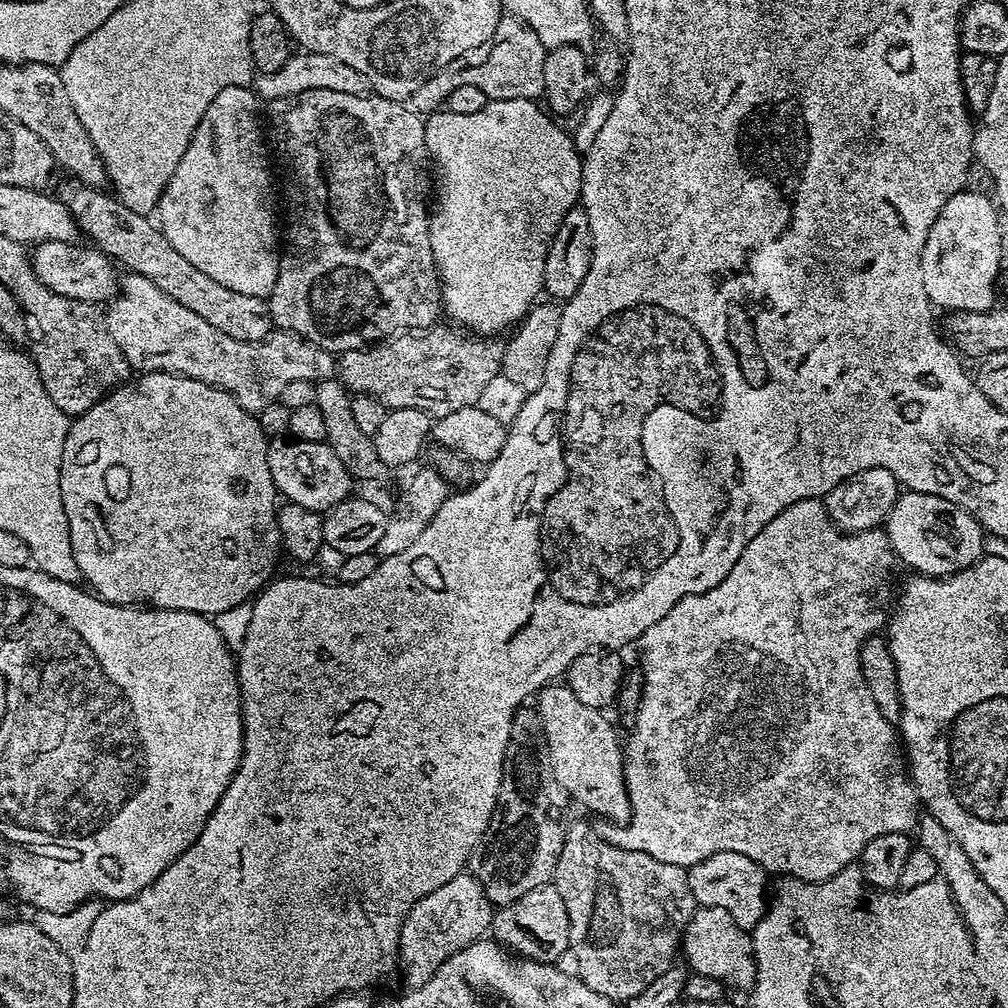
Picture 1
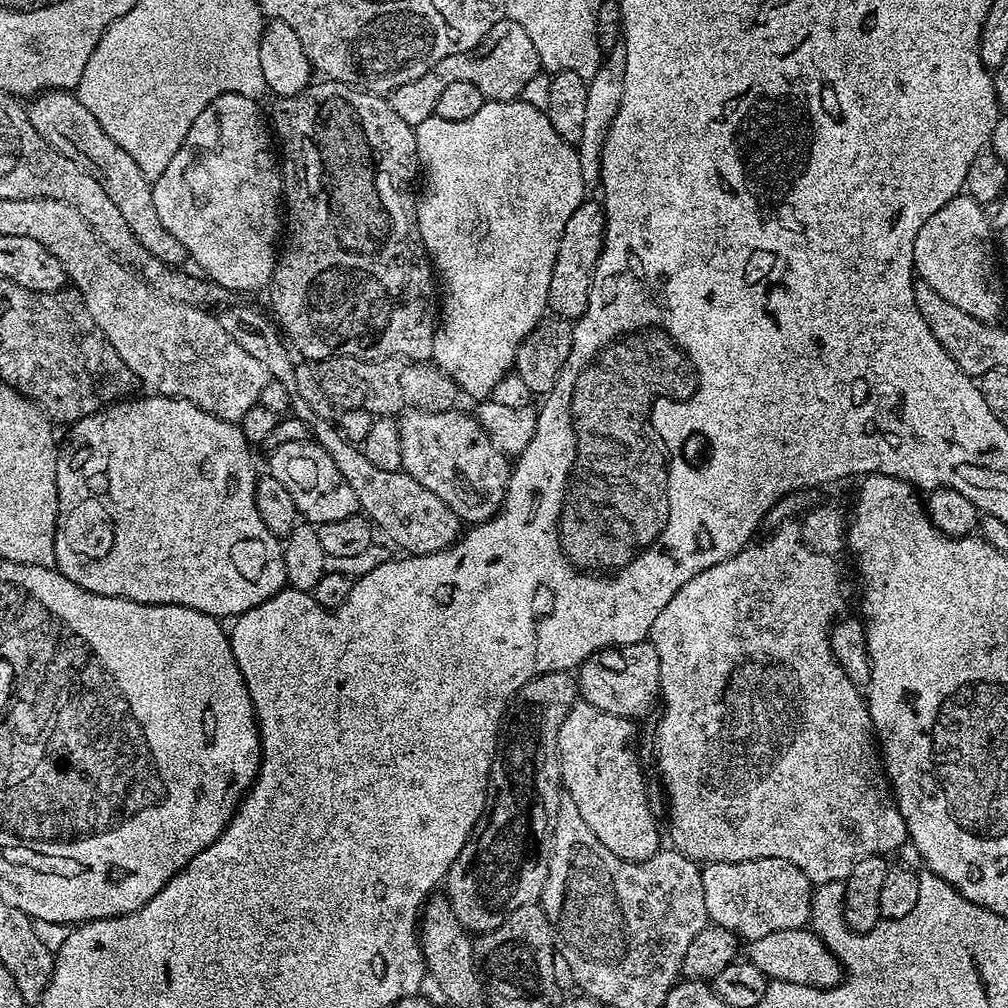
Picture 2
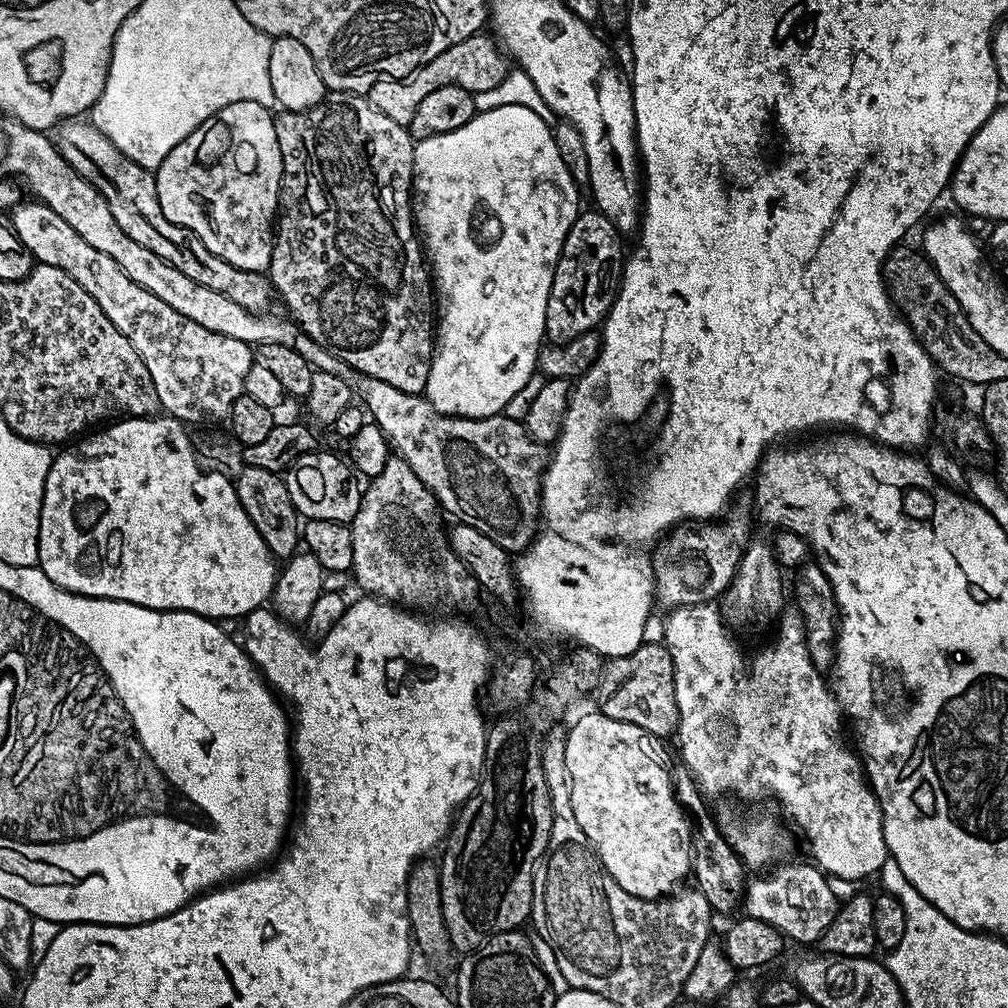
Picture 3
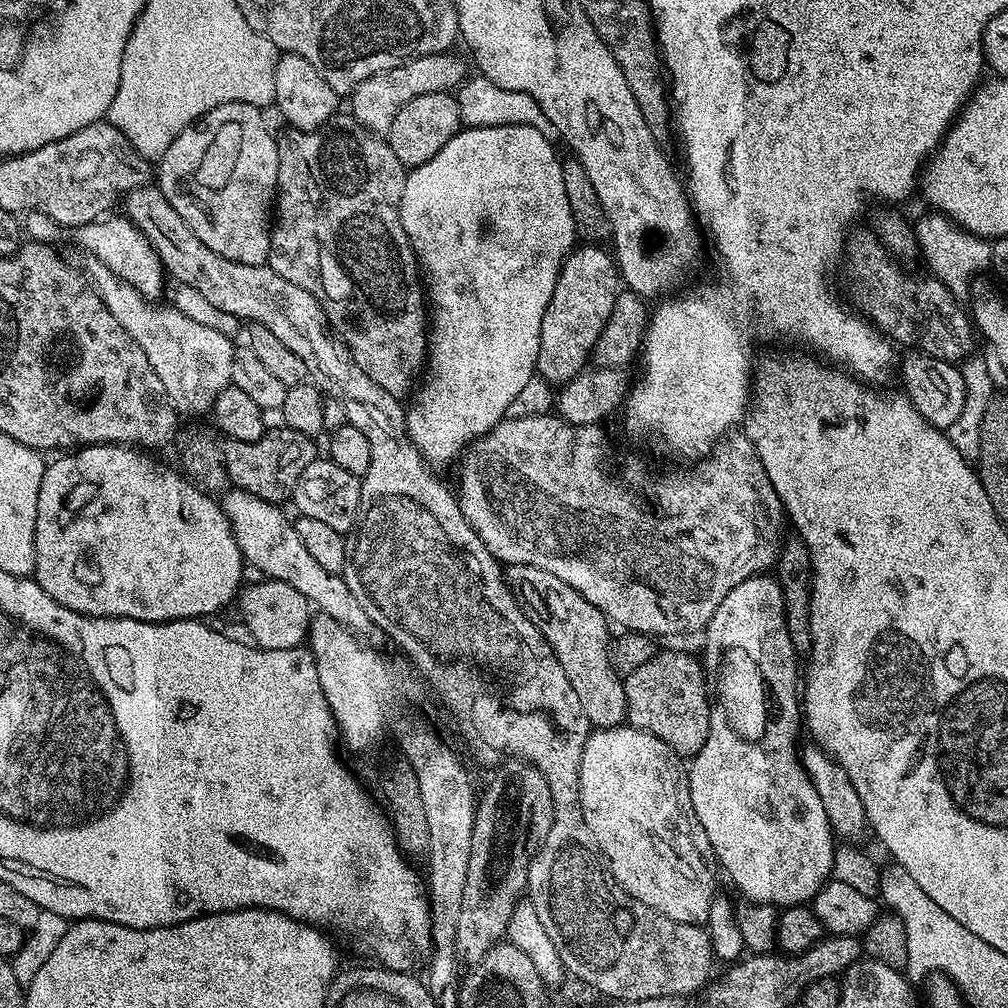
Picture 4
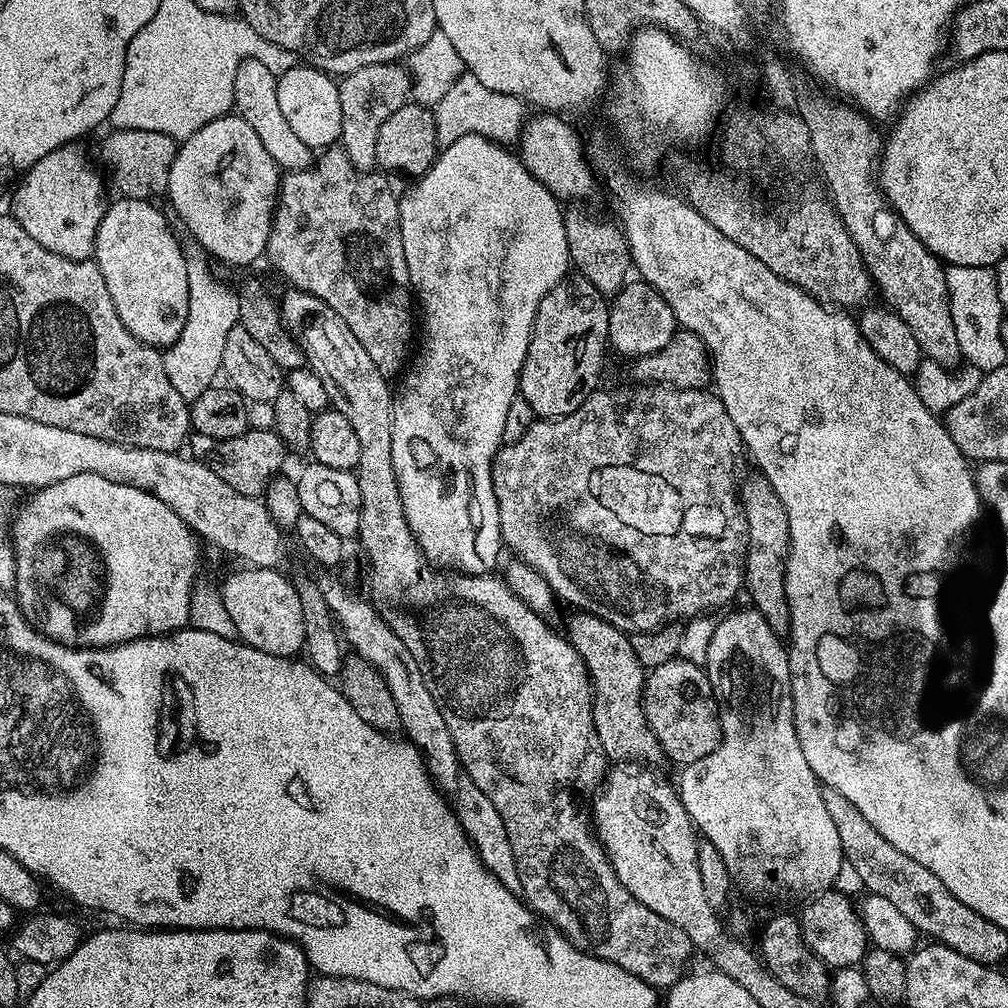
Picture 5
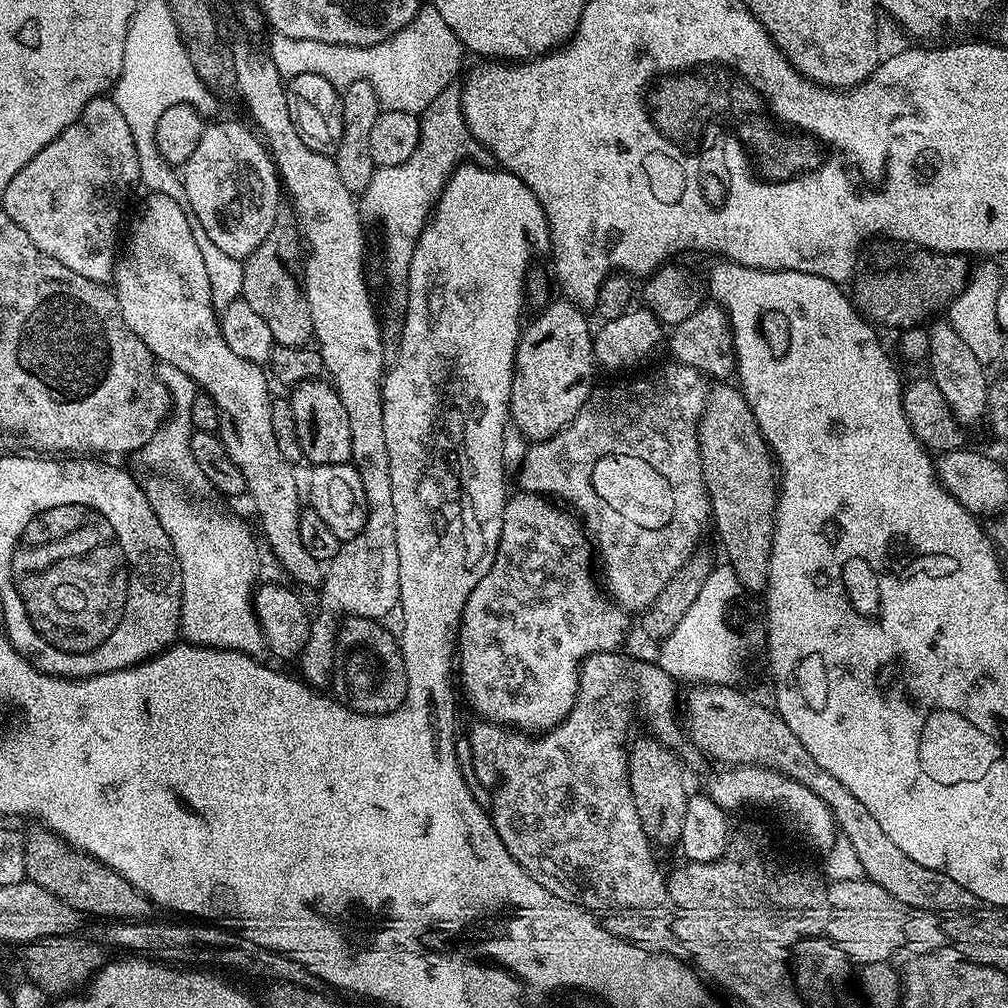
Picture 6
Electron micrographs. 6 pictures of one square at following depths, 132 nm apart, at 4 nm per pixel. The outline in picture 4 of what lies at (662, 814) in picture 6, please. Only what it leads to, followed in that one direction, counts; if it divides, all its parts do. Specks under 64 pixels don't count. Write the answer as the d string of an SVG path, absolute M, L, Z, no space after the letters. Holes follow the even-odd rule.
M510 564L503 569L503 573L508 589L514 594L516 605L526 614L526 618L530 618L530 622L534 622L534 626L544 635L544 641L558 658L562 670L566 670L566 678L570 678L570 686L574 686L574 694L578 694L582 714L586 714L589 725L593 729L621 727L625 723L628 711L624 681L612 662L610 637L608 638L608 628L610 629L608 617L568 583L548 573L547 570L538 570L538 566Z

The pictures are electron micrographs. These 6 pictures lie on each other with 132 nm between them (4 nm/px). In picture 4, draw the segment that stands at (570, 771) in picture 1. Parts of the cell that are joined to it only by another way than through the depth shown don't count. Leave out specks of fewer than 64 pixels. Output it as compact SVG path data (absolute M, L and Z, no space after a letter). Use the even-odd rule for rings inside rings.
M631 726L597 728L589 731L588 741L582 750L582 762L580 763L580 809L584 815L586 826L600 850L601 857L606 861L608 871L612 873L612 877L616 879L616 883L621 888L628 891L638 902L650 906L650 910L665 916L667 920L701 926L707 925L712 898L718 892L716 876L712 873L712 868L717 867L716 856L712 852L710 838L706 838L706 830L702 830L702 822L698 822L698 814L694 814L694 802L690 802L690 786L685 765L682 763L681 757L677 756L671 748L666 747L662 738L658 738L652 732Z

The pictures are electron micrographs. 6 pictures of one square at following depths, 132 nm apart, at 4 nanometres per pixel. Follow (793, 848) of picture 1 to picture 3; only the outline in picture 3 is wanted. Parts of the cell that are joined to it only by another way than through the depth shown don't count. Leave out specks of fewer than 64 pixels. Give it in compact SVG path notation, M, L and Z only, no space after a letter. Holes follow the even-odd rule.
M709 602L671 609L664 624L662 643L674 666L674 702L678 702L674 740L680 743L683 767L708 798L724 796L727 792L734 792L744 800L754 799L759 792L776 796L785 814L808 839L811 859L816 867L829 877L837 881L875 877L890 859L882 834L882 810L864 774L857 749L850 740L848 745L844 737L846 720L829 681L825 673L810 662L800 613L782 611L778 617L780 629L772 644L766 645L748 664L732 637L733 629L716 606Z

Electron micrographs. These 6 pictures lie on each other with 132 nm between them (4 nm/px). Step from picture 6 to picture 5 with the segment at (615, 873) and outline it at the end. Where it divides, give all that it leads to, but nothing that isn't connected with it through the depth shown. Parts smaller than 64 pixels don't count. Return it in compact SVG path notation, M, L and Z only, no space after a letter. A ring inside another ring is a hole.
M288 290L284 297L282 295L279 297L278 303L284 328L298 342L307 367L312 368L314 374L318 374L318 378L322 378L322 386L326 386L329 405L335 411L340 412L342 418L346 418L346 422L350 422L350 426L354 430L354 438L358 438L360 461L356 463L354 472L360 487L360 530L358 541L360 540L360 548L364 551L364 556L368 559L369 564L369 593L367 592L367 595L370 597L370 603L375 608L376 613L384 619L386 626L390 626L390 630L394 630L394 634L398 634L398 638L402 638L402 643L406 645L406 650L410 650L410 654L414 654L414 662L418 662L418 670L422 670L422 678L426 682L426 690L430 690L438 710L442 710L442 718L446 722L446 730L450 730L450 738L456 747L463 775L468 776L478 790L482 794L486 794L486 798L490 798L490 801L494 804L494 810L498 810L498 814L501 815L501 820L506 830L506 838L510 844L510 849L513 851L514 862L517 863L518 877L521 878L520 892L523 899L528 907L536 913L537 917L543 918L552 927L557 928L576 948L580 948L583 952L591 952L593 956L597 956L600 960L614 962L614 966L622 966L622 970L642 978L642 982L646 982L652 988L657 990L671 988L673 984L680 981L681 976L685 975L686 969L689 967L689 965L687 966L687 956L693 955L692 943L688 941L686 934L682 930L678 930L678 926L674 926L674 922L666 922L666 918L662 918L662 914L654 914L654 910L642 906L642 902L638 902L638 898L634 898L630 894L630 890L626 890L626 886L622 886L622 882L618 882L618 878L612 869L612 863L609 862L608 855L604 853L604 848L600 844L600 838L590 825L590 812L586 807L586 801L599 789L606 775L606 767L604 768L606 757L600 745L598 734L594 730L592 680L588 677L588 671L578 654L578 650L574 650L574 646L568 641L567 635L560 633L559 636L544 621L547 619L543 615L530 610L528 606L522 603L499 575L466 576L463 572L455 570L437 570L425 560L424 555L420 553L420 547L416 545L414 534L408 528L408 523L402 510L400 495L398 494L398 486L394 478L394 466L390 458L390 426L392 425L392 397L394 392L391 387L388 389L389 381L374 366L374 362L370 359L370 354L366 354L366 350L362 350L362 342L358 342L358 338L354 338L354 330L350 330L350 326L346 326L346 321L342 319L342 314L338 314L338 310L334 310L326 302L322 302L322 298L318 298L309 292Z

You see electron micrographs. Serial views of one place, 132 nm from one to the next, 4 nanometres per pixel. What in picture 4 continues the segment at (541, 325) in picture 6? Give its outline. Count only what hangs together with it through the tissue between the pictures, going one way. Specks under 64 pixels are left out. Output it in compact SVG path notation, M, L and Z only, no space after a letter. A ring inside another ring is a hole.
M592 242L573 247L560 268L554 294L542 314L542 334L536 359L536 372L548 385L569 384L578 373L585 371L594 342L598 342L598 334L602 334L610 310L614 310L618 269L613 253L605 248Z

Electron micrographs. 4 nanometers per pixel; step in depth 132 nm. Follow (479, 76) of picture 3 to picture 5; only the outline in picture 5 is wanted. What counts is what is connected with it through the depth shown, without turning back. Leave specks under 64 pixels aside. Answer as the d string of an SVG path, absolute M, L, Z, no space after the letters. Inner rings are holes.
M399 63L371 64L354 70L339 81L338 102L342 102L342 134L339 147L360 172L371 172L377 167L378 130L382 122L410 100L410 77Z

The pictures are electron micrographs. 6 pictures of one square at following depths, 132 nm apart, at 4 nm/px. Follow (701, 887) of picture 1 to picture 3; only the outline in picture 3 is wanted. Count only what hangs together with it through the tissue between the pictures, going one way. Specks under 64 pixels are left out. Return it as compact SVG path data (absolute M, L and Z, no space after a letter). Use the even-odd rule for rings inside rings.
M777 863L771 870L753 875L756 877L747 881L742 897L743 915L770 922L770 926L777 928L789 941L815 945L826 926L834 922L841 901L836 900L836 892L832 889L833 881L815 863L784 863Z

